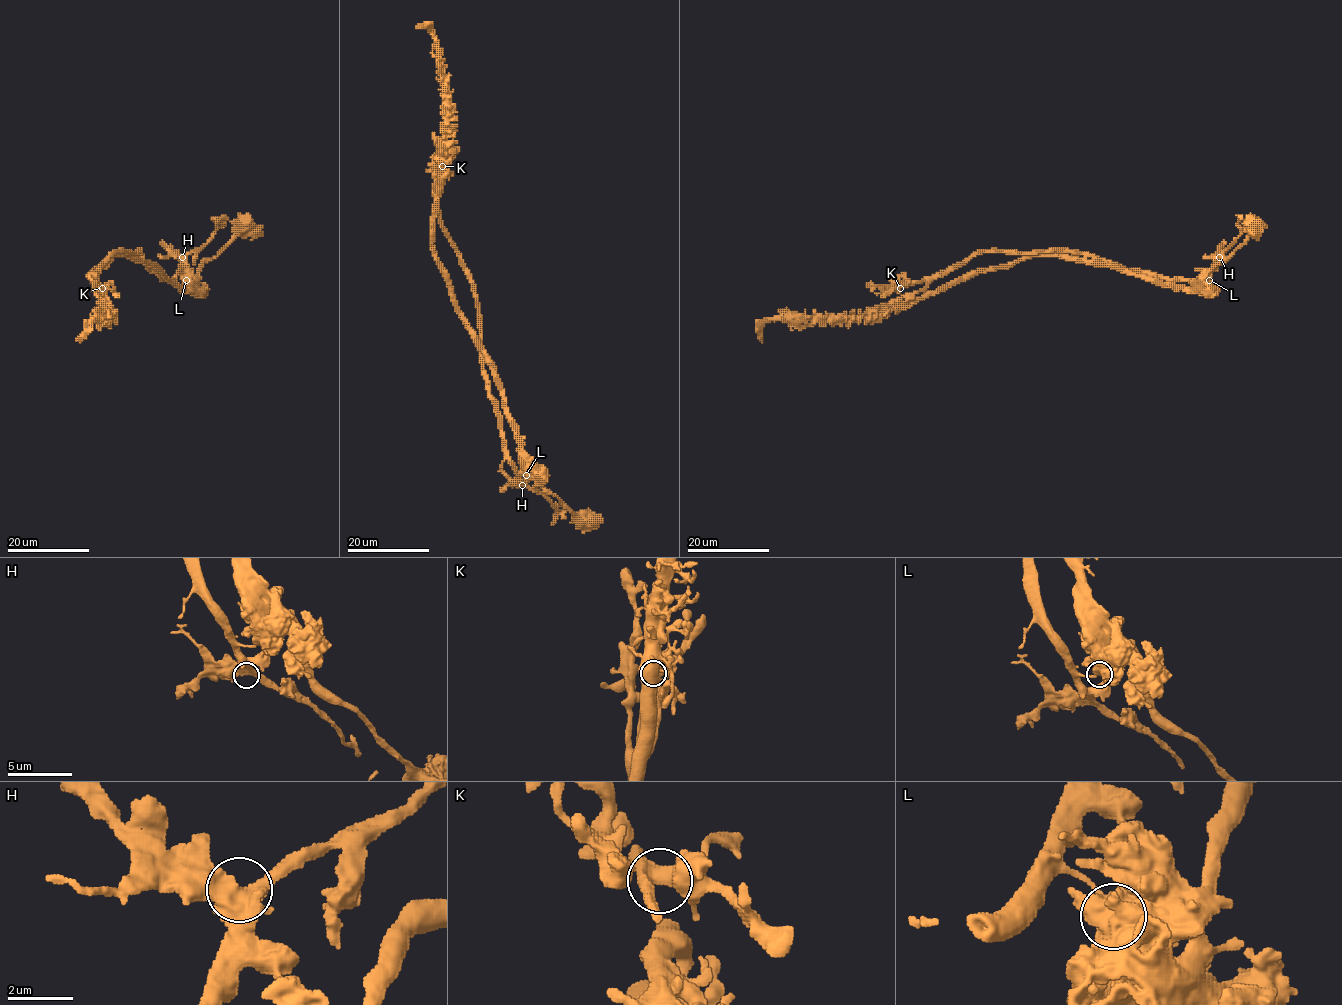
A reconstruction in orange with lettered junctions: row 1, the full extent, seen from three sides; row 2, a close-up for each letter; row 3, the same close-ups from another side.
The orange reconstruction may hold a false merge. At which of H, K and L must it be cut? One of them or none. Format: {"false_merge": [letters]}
{"false_merge": ["L"]}

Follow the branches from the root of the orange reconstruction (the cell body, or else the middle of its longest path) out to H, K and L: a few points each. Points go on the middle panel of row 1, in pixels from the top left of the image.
H: (454, 295), (456, 312), (489, 365), (519, 454), (526, 461), (528, 476), (522, 485)
K: (454, 295), (433, 246), (433, 208), (438, 198), (440, 178), (444, 174), (443, 187), (436, 193), (442, 166)
L: (454, 295), (456, 312), (483, 354), (501, 391), (504, 412), (519, 445), (526, 475)

